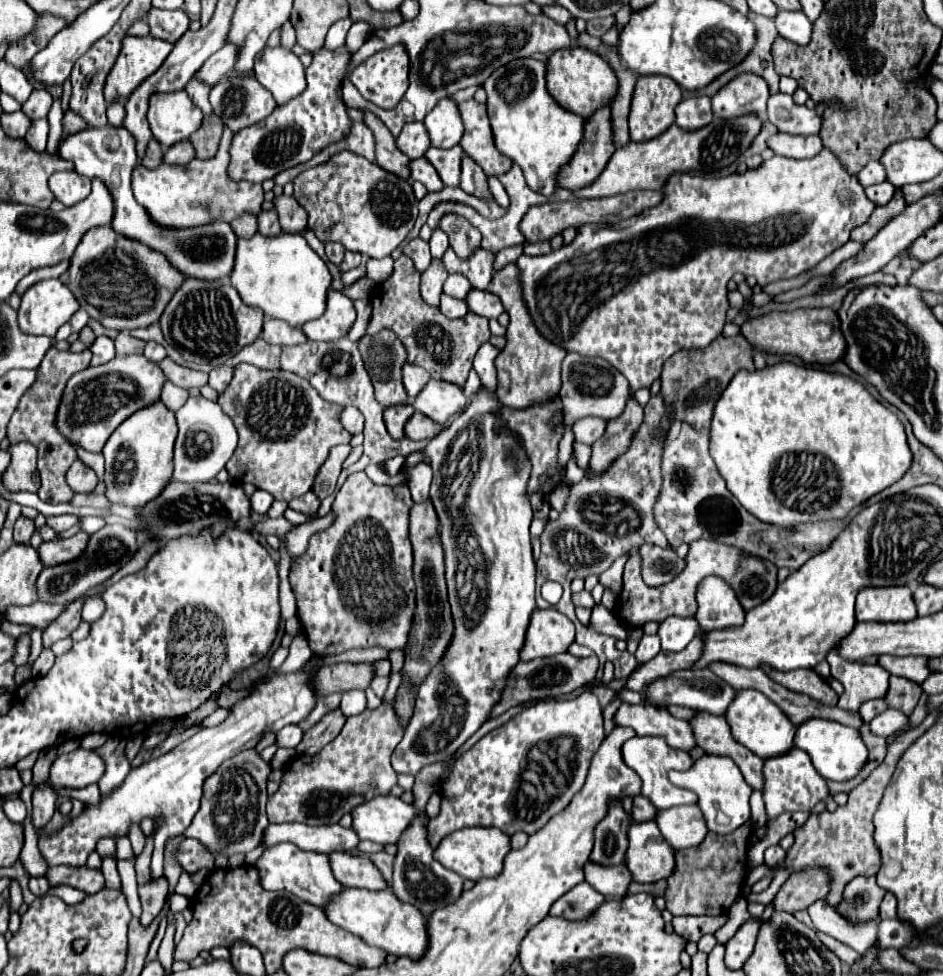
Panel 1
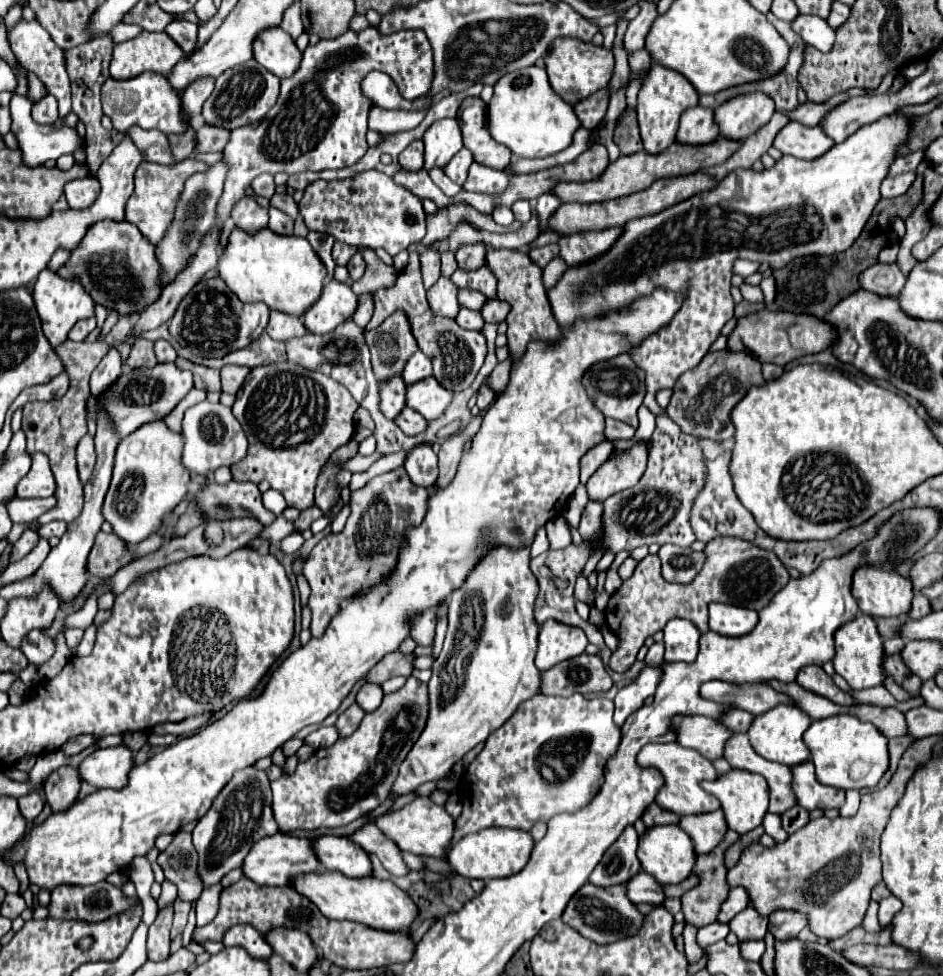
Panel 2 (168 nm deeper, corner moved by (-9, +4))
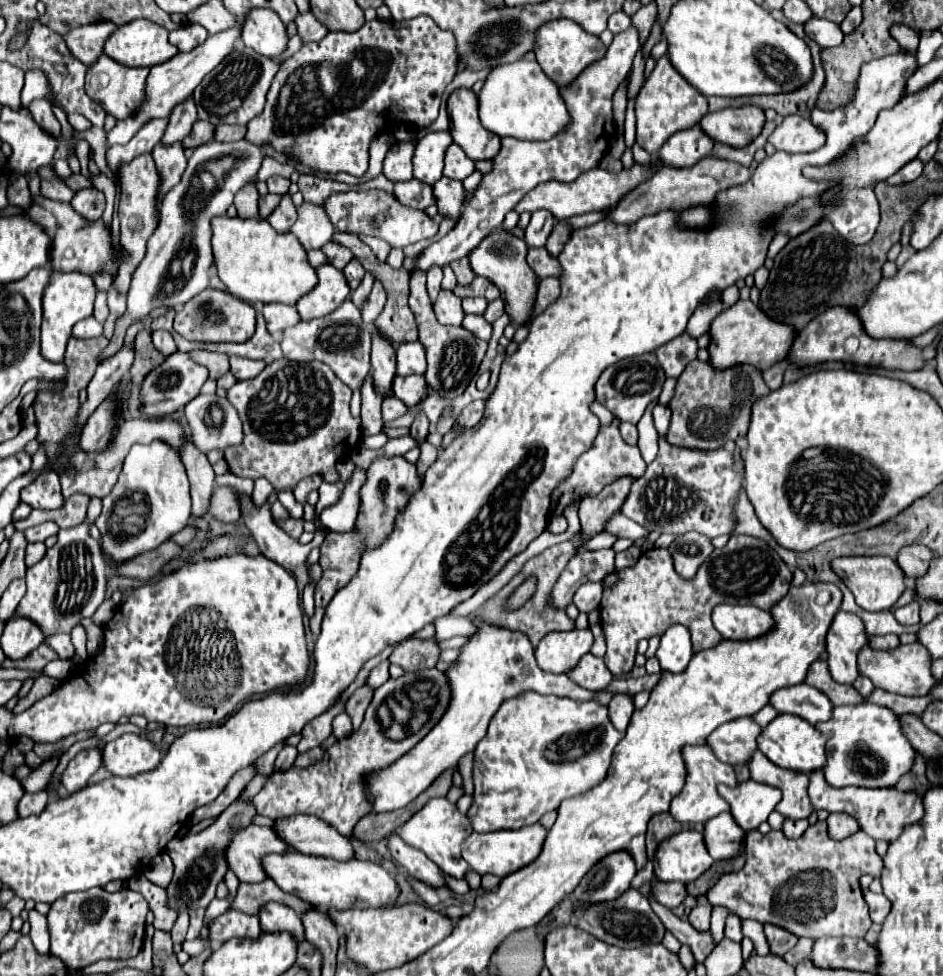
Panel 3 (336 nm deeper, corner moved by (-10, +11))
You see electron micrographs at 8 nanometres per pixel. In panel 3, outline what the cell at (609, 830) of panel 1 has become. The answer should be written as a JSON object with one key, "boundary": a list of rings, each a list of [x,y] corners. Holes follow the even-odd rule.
{"boundary":[[[614,851],[600,859],[574,891],[580,903],[598,903],[616,899],[630,887],[636,875],[634,857],[628,851]]]}

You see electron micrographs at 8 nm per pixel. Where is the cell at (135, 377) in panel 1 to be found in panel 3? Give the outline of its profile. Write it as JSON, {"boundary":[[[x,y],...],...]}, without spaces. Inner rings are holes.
{"boundary":[[[172,353],[170,357],[166,357],[166,361],[158,367],[154,367],[154,371],[150,371],[146,375],[146,381],[140,383],[140,411],[142,415],[150,417],[150,419],[160,419],[160,417],[168,417],[174,411],[182,409],[188,401],[192,401],[200,387],[206,381],[206,367],[194,363],[188,353]]]}

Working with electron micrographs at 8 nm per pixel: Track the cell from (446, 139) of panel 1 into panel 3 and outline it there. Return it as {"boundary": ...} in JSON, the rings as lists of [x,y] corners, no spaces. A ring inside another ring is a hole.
{"boundary":[[[430,131],[418,143],[414,151],[414,177],[434,185],[442,177],[444,155],[452,145],[450,131]]]}

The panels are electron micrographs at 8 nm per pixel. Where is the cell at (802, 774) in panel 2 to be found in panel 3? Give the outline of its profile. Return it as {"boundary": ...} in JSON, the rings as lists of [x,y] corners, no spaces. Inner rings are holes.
{"boundary":[[[814,771],[814,775],[810,775],[808,795],[816,811],[826,809],[828,813],[834,813],[834,811],[848,813],[856,817],[860,827],[876,841],[878,839],[886,839],[888,843],[894,841],[906,823],[916,823],[924,815],[922,797],[916,793],[906,793],[906,791],[896,791],[896,789],[862,789],[862,787],[834,789],[834,787],[828,787],[822,771]]]}

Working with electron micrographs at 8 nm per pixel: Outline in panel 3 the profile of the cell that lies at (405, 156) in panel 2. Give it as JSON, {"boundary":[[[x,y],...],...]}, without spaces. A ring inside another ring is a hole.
{"boundary":[[[410,141],[394,143],[384,159],[382,173],[392,181],[412,179],[412,155],[414,155],[414,143]]]}

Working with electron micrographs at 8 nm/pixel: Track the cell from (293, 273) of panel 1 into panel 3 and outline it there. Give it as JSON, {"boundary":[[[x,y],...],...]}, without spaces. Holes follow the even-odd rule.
{"boundary":[[[216,217],[212,221],[212,249],[218,277],[234,297],[248,303],[296,305],[302,295],[318,283],[316,269],[308,263],[308,253],[292,233],[276,233],[266,219]]]}

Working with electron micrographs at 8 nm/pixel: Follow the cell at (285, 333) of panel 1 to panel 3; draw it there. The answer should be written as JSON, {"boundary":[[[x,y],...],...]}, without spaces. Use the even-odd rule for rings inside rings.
{"boundary":[[[268,303],[268,305],[264,305],[262,313],[266,319],[266,327],[272,335],[280,335],[286,327],[294,327],[294,323],[302,321],[296,307],[290,307],[290,305]]]}

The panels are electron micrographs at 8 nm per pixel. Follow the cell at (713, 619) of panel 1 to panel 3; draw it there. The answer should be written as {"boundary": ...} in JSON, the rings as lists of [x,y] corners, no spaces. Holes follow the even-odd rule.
{"boundary":[[[720,603],[712,611],[712,623],[724,639],[754,639],[772,629],[772,617],[754,605]]]}

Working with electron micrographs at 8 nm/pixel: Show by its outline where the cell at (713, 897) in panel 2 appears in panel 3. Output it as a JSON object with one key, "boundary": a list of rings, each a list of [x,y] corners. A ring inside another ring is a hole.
{"boundary":[[[706,893],[698,895],[696,901],[698,901],[698,905],[690,911],[688,921],[690,921],[698,931],[706,931],[706,929],[710,927],[710,911],[712,911],[712,907],[710,907],[710,901],[706,899]]]}

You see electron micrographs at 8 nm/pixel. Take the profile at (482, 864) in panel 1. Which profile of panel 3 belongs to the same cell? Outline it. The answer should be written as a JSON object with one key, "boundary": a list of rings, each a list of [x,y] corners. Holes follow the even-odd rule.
{"boundary":[[[536,823],[530,827],[522,827],[522,831],[490,831],[490,833],[472,833],[462,843],[462,857],[464,861],[480,875],[492,873],[498,877],[510,875],[520,867],[528,865],[534,857],[538,857],[542,843],[546,839],[546,829]]]}

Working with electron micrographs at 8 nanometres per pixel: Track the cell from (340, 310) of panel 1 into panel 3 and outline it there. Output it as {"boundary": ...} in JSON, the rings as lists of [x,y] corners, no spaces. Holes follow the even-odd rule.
{"boundary":[[[322,265],[316,271],[318,271],[318,285],[310,293],[306,293],[296,305],[304,321],[330,315],[330,311],[338,309],[350,295],[350,287],[342,271],[334,269],[332,265]]]}

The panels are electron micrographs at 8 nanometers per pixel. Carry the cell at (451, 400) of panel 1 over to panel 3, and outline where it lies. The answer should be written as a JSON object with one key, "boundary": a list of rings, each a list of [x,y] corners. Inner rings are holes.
{"boundary":[[[408,375],[408,377],[394,377],[394,395],[398,399],[402,399],[408,407],[414,407],[422,401],[422,395],[426,395],[426,387],[430,387],[426,383],[424,375]]]}

